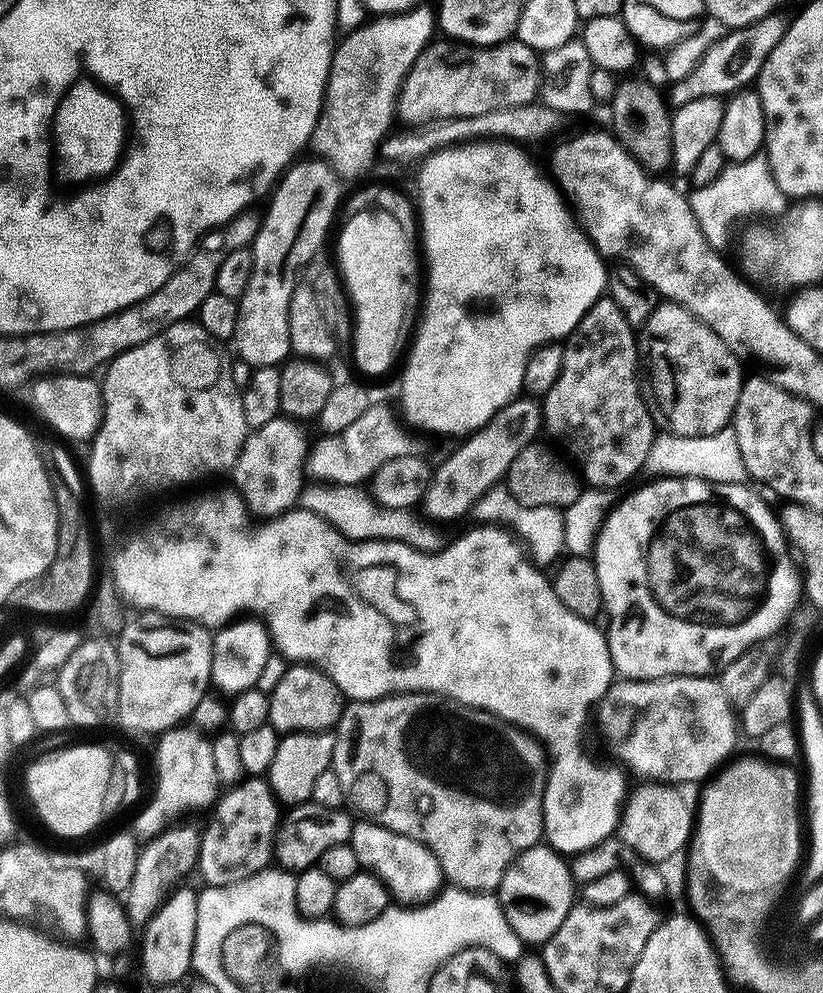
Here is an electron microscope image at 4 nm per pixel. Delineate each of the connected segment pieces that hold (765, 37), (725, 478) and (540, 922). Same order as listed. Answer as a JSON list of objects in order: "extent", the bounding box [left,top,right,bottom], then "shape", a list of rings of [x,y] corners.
[{"extent":[671,18,778,106],"shape":[[[765,18],[725,31],[719,40],[709,45],[694,68],[684,78],[671,85],[672,100],[676,106],[683,106],[707,96],[724,98],[747,89],[760,75],[760,68],[764,64],[765,53],[756,52],[756,48],[767,50],[775,46],[778,36],[775,28],[776,24],[772,18]]]},{"extent":[647,427,750,484],"shape":[[[726,427],[709,436],[657,435],[650,446],[647,471],[652,471],[656,478],[691,478],[710,480],[713,484],[739,484],[750,468],[744,459],[741,437],[739,440],[732,431],[731,427]]]},{"extent":[498,846,574,945],"shape":[[[537,846],[526,851],[508,868],[498,889],[498,899],[508,925],[525,944],[543,945],[549,940],[574,906],[572,870],[561,853],[551,846]]]}]

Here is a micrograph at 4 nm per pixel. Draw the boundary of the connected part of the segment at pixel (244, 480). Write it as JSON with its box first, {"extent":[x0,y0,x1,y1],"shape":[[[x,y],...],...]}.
{"extent":[234,418,310,518],"shape":[[[277,418],[271,420],[270,422],[266,422],[266,426],[262,426],[261,428],[257,428],[255,430],[249,431],[248,435],[244,438],[244,444],[240,448],[240,456],[237,458],[236,463],[234,465],[234,473],[236,472],[236,482],[237,487],[241,488],[242,494],[244,498],[247,500],[249,507],[253,513],[261,512],[261,517],[264,518],[272,518],[276,515],[279,515],[281,512],[291,509],[293,505],[299,501],[300,493],[302,489],[305,487],[306,481],[304,481],[304,472],[306,476],[306,465],[309,463],[310,457],[310,444],[308,446],[308,436],[303,432],[302,429],[296,425],[297,421],[292,418]]]}

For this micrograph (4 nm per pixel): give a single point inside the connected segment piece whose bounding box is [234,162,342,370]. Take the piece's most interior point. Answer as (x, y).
(299, 224)

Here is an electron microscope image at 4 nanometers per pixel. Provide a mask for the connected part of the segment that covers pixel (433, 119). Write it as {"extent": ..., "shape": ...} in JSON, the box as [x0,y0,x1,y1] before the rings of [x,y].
{"extent":[394,42,540,126],"shape":[[[433,42],[424,48],[418,54],[418,58],[414,61],[414,68],[410,69],[405,74],[404,80],[398,87],[398,91],[395,93],[395,107],[394,112],[404,124],[412,124],[408,126],[435,126],[445,120],[465,120],[471,116],[484,116],[487,112],[493,112],[499,108],[519,108],[522,104],[531,104],[537,99],[538,96],[538,81],[540,78],[540,71],[538,69],[538,56],[531,48],[527,48],[526,45],[519,42],[505,42],[503,44],[468,44],[465,42],[444,42],[448,44],[439,44],[439,42]]]}

